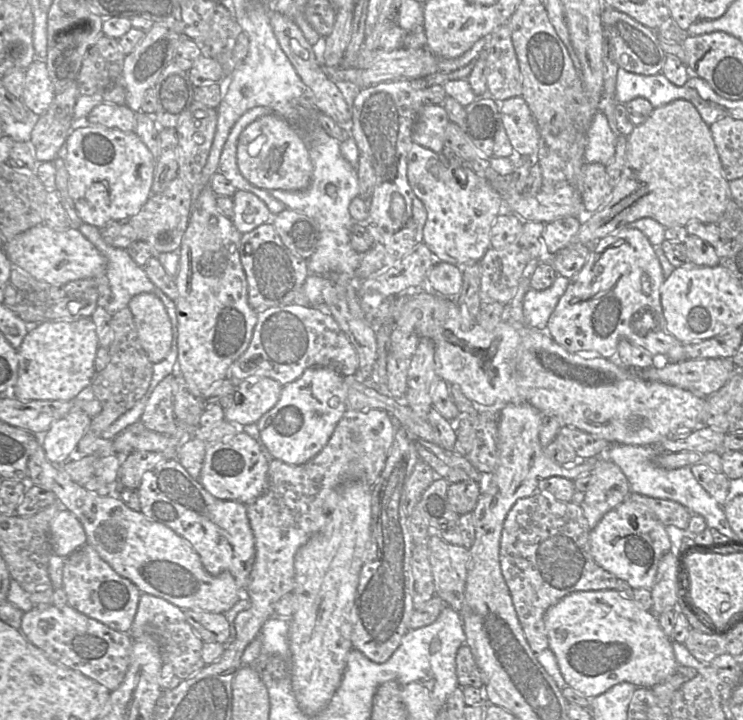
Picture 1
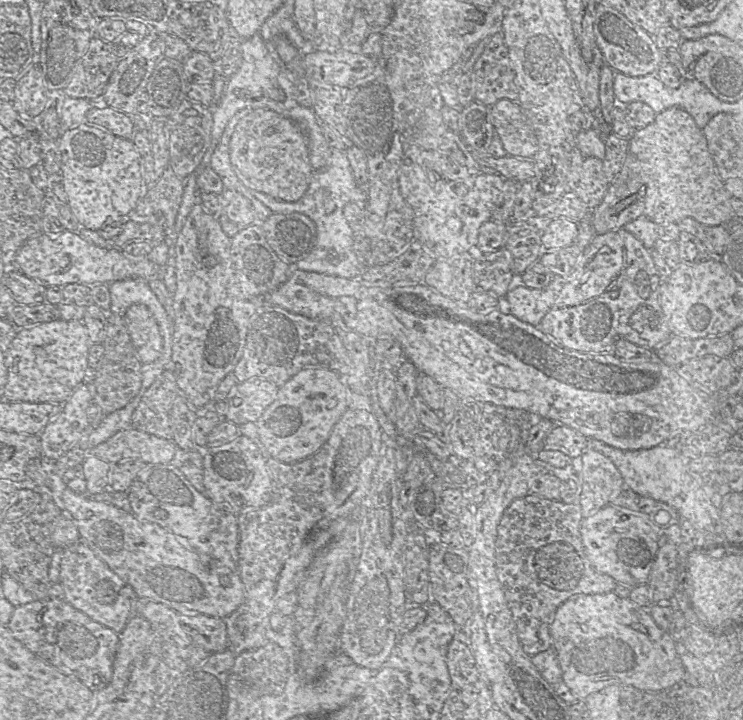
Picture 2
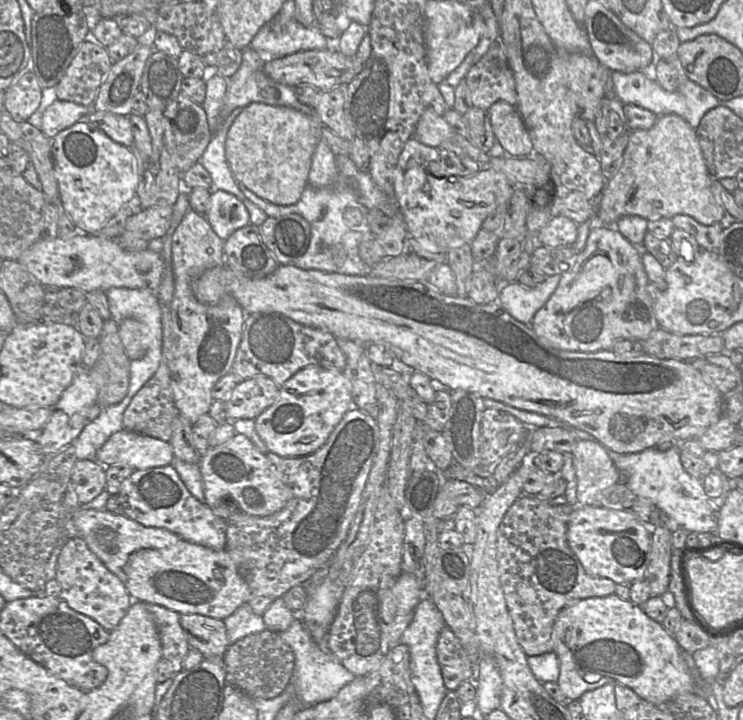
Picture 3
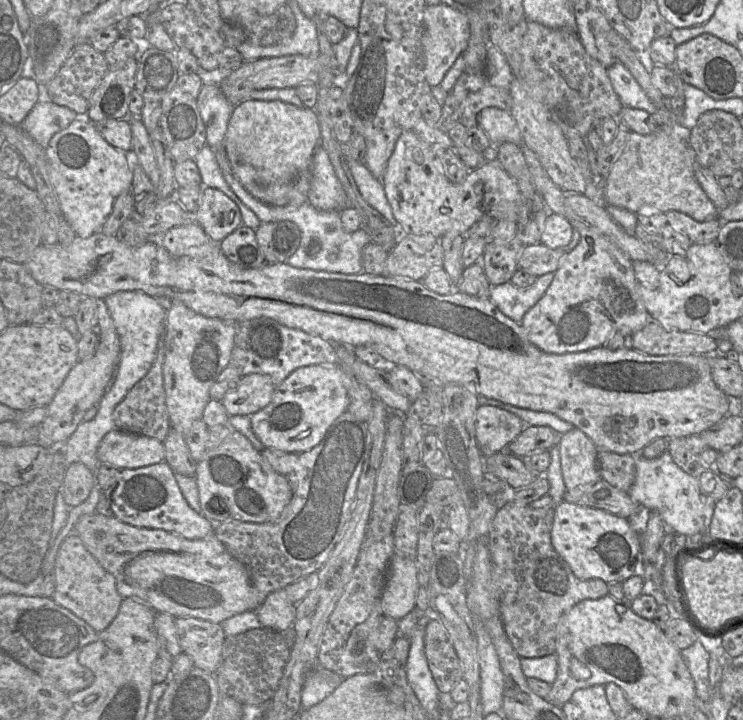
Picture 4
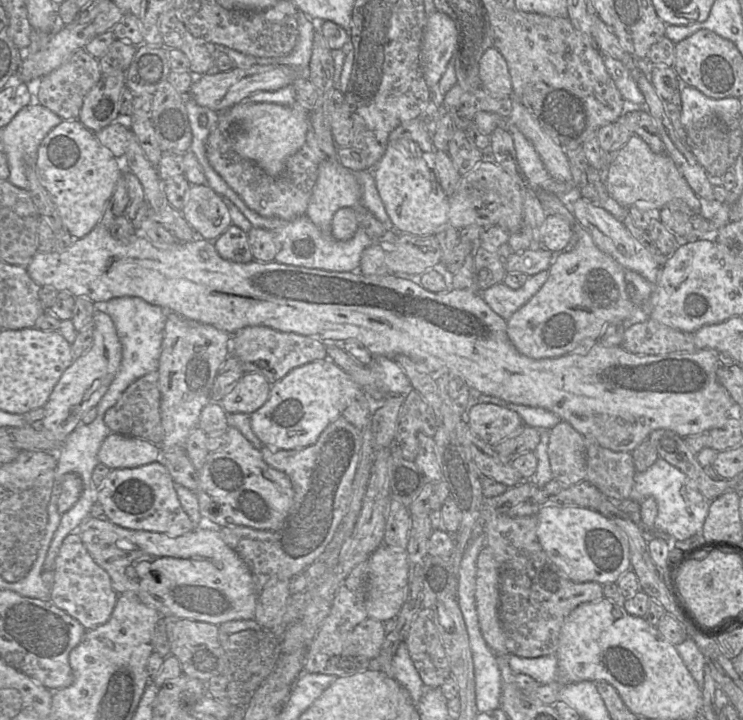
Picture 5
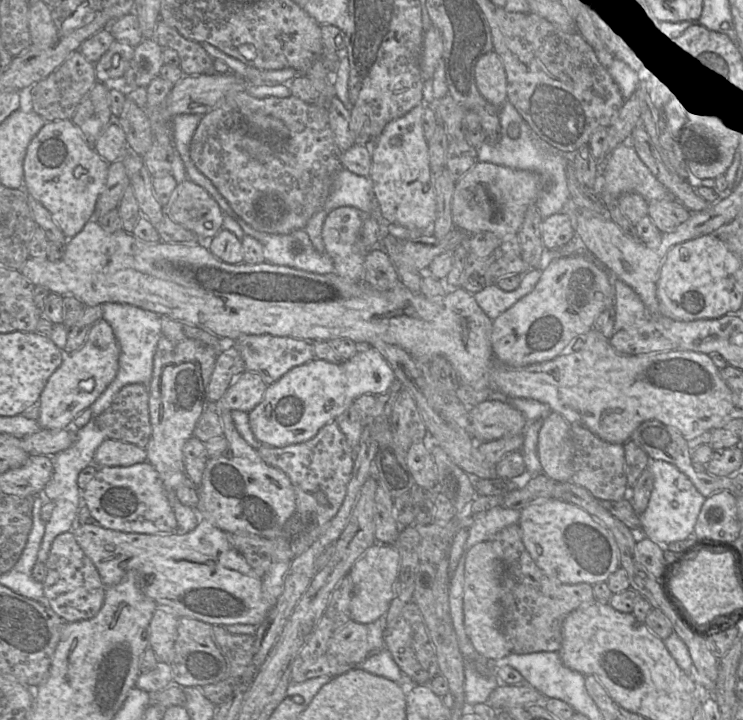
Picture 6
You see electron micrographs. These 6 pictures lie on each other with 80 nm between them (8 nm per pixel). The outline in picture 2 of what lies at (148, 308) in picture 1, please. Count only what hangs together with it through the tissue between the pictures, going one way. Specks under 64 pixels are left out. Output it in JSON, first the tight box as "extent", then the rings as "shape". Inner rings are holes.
{"extent":[124,304,163,363],"shape":[[[133,304],[124,313],[124,318],[139,360],[142,363],[156,360],[161,354],[163,339],[148,307]]]}

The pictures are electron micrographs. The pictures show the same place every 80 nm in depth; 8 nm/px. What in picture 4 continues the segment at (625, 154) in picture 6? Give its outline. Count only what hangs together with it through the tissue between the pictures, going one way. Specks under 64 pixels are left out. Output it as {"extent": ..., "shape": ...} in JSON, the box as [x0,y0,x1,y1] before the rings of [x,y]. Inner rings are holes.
{"extent":[605,123,719,221],"shape":[[[671,123],[659,125],[651,134],[629,132],[627,141],[613,164],[605,185],[605,204],[648,215],[654,211],[676,210],[697,221],[719,216],[719,209],[708,198],[694,175],[696,154],[689,141],[675,135]]]}

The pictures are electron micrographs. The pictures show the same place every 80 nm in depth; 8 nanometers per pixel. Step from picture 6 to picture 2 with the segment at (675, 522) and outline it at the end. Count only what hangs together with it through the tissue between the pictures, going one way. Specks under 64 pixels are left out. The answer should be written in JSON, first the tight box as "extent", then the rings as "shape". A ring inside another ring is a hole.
{"extent":[589,438,723,535],"shape":[[[590,438],[589,448],[608,457],[621,473],[624,485],[635,493],[671,506],[681,518],[688,520],[696,531],[723,535],[720,510],[713,505],[699,482],[688,472],[686,459],[682,456],[679,447],[661,444],[648,449],[621,450],[598,439]]]}

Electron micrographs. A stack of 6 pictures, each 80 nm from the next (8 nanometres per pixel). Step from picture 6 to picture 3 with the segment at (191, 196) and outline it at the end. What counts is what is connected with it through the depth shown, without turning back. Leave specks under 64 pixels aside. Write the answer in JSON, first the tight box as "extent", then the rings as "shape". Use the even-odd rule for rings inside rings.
{"extent":[205,189,250,241],"shape":[[[213,189],[205,214],[213,231],[225,241],[233,232],[250,224],[249,212],[233,194]]]}

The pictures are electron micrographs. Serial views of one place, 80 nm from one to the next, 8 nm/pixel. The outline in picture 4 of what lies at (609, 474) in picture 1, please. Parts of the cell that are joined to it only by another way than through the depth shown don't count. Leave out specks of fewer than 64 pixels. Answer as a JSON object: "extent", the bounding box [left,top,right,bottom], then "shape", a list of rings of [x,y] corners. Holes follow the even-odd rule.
{"extent":[557,427,602,490],"shape":[[[574,427],[562,434],[557,447],[566,490],[602,480],[598,467],[598,448],[581,430]]]}

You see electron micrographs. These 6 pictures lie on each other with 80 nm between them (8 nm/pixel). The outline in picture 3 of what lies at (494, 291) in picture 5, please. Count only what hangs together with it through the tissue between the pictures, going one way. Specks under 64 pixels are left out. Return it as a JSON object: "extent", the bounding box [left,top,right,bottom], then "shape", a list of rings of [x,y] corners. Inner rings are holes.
{"extent":[497,275,561,325],"shape":[[[561,275],[547,276],[534,288],[526,288],[517,281],[500,286],[497,302],[516,320],[530,325],[535,313],[545,305],[556,290]]]}

